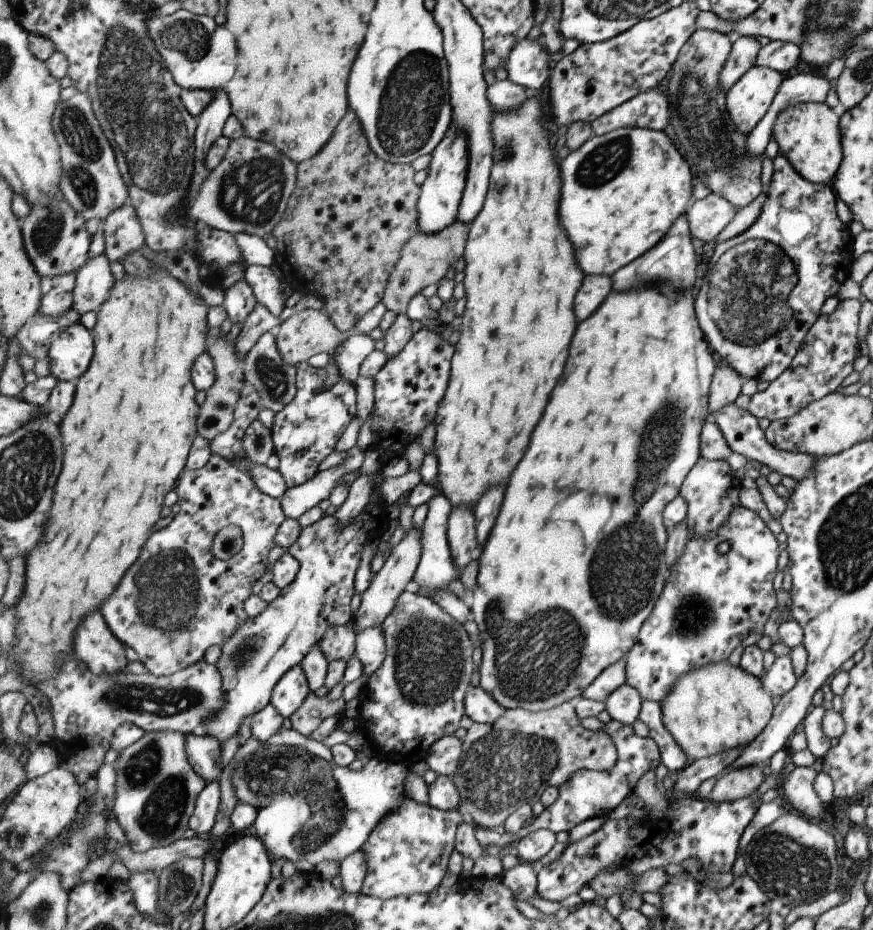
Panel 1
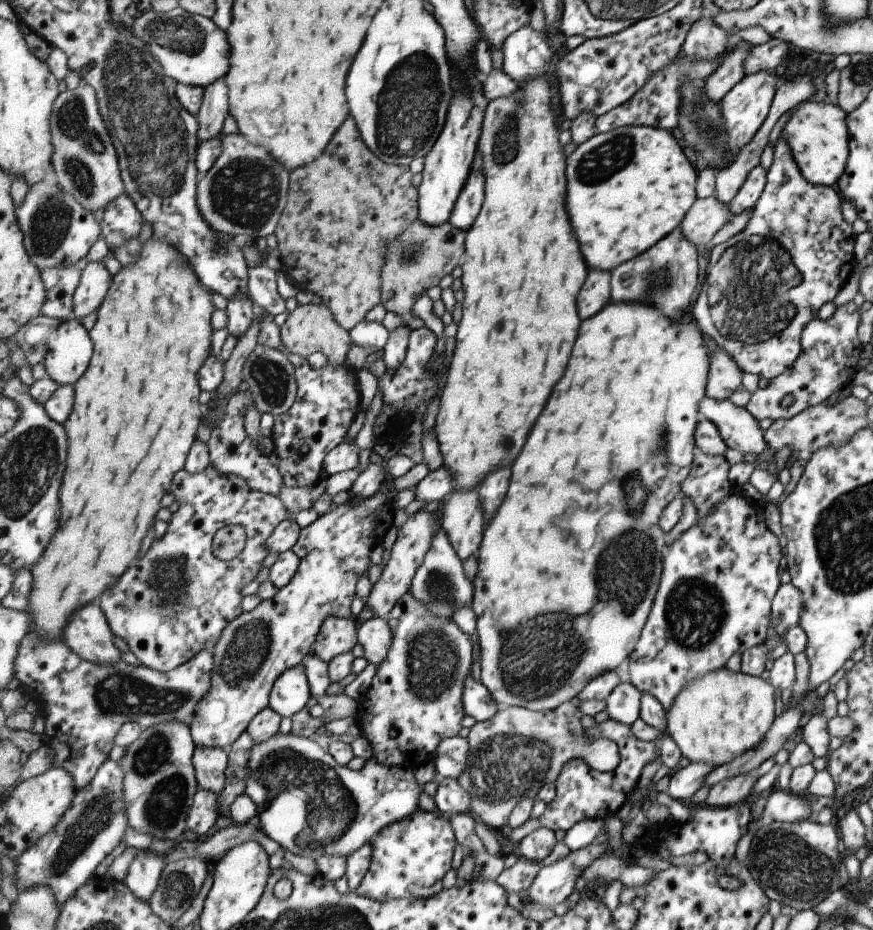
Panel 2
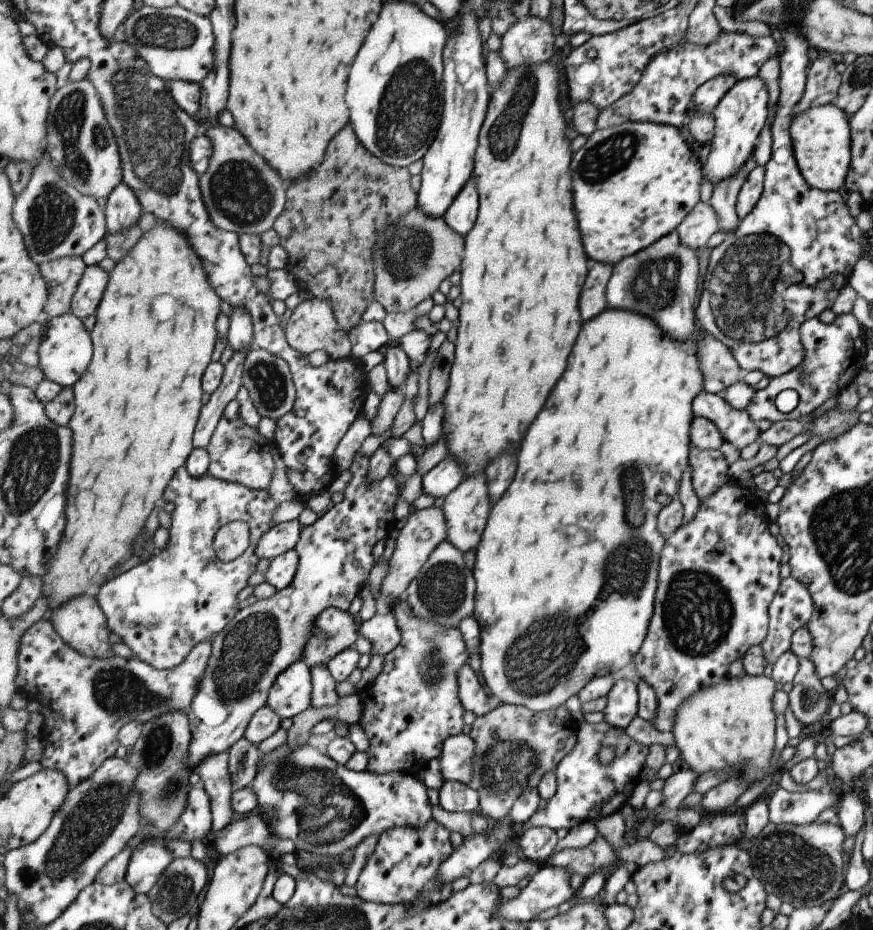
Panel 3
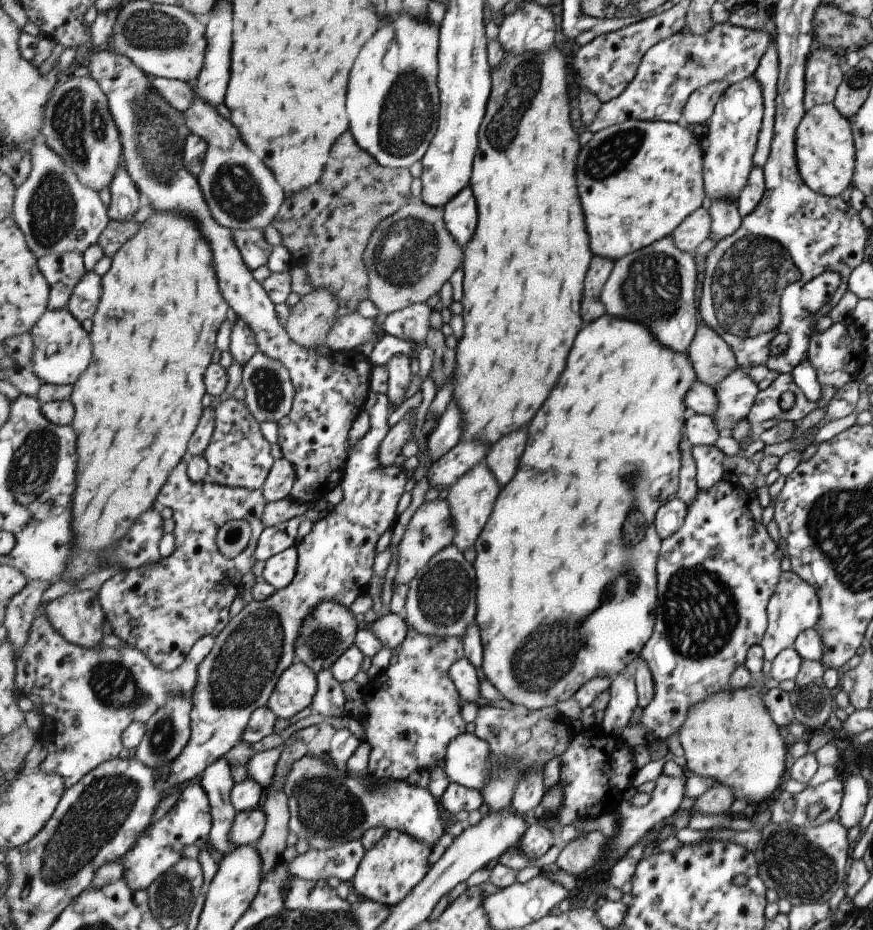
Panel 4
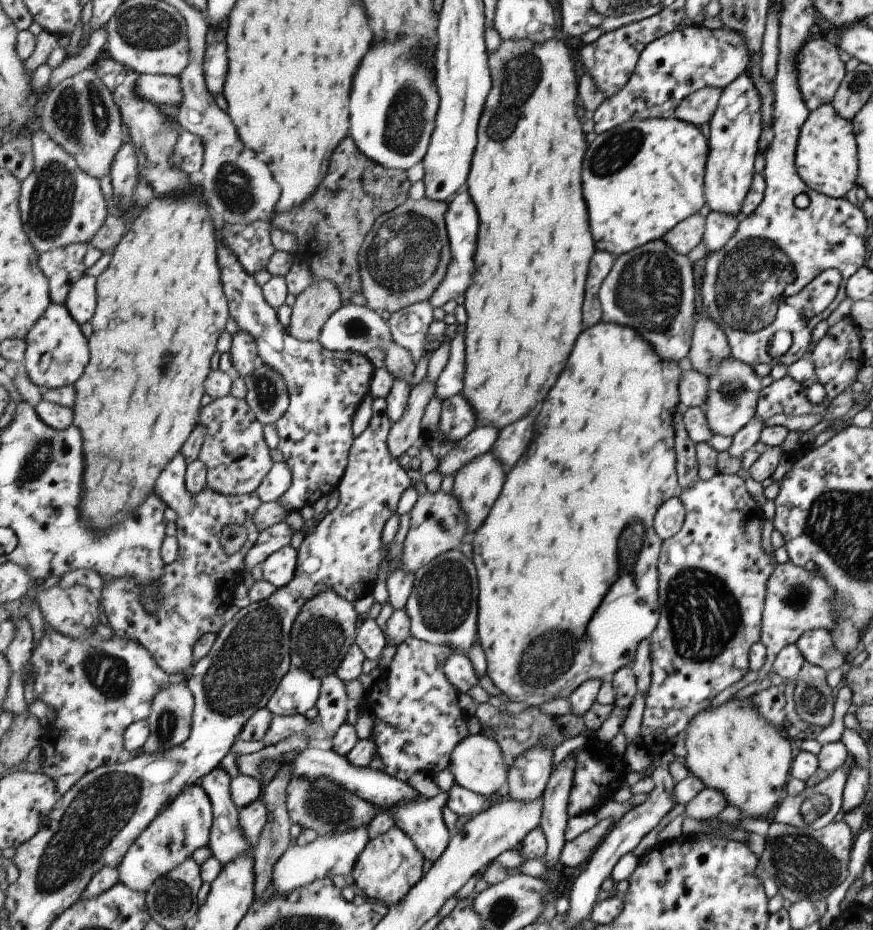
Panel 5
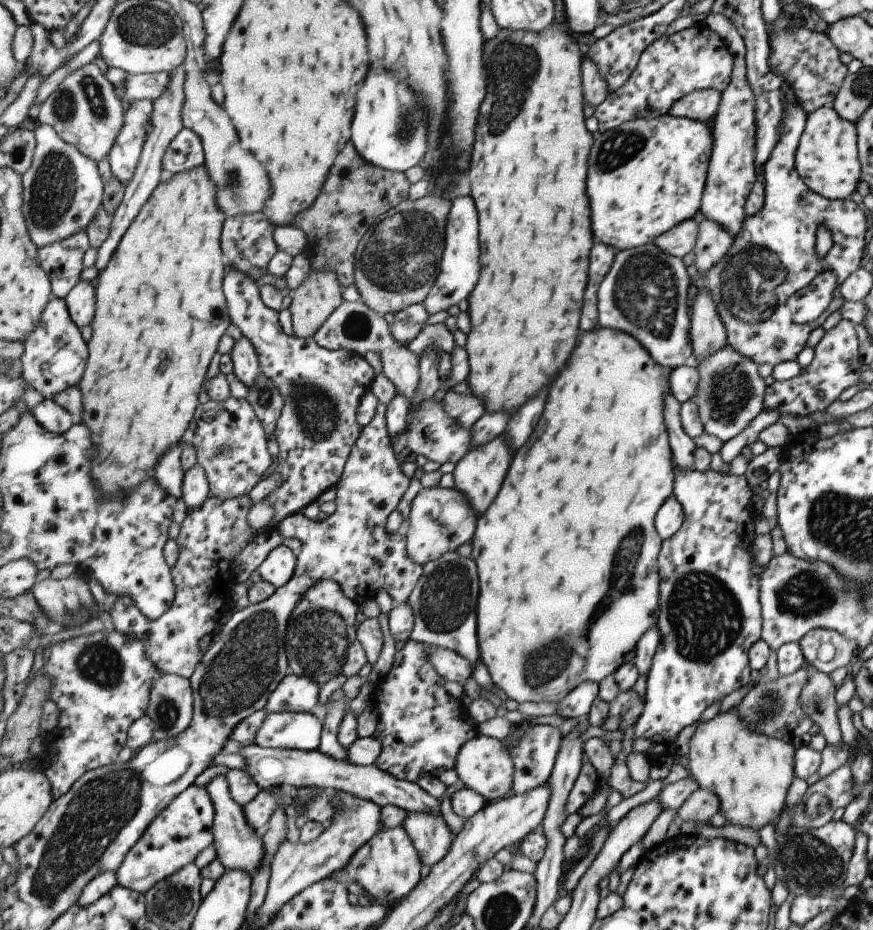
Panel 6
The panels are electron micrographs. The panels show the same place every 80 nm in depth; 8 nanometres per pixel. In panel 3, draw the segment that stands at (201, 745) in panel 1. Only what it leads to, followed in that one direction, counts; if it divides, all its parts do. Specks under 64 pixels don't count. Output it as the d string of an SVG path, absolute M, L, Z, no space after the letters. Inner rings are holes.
M227 751L205 757L195 770L196 782L208 791L212 798L212 813L215 834L219 834L233 820L232 774L230 773L230 756Z

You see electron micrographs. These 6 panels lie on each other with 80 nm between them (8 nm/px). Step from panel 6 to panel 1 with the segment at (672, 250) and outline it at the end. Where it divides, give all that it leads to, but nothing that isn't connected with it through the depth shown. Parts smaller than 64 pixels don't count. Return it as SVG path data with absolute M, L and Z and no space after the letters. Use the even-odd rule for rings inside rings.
M717 194L697 200L686 214L691 238L703 242L716 240L732 221L736 210L727 198Z

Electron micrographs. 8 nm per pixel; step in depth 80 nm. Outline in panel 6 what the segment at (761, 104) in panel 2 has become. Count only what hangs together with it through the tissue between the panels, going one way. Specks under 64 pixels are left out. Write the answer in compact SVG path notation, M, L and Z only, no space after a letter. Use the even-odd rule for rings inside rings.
M711 12L704 19L728 42L728 50L732 52L734 61L731 84L727 90L722 92L719 110L711 123L714 147L701 213L704 218L716 220L725 226L732 236L735 236L747 216L744 205L752 190L752 184L758 177L755 171L755 138L757 134L755 94L746 78L747 63L744 61L743 41L727 15Z

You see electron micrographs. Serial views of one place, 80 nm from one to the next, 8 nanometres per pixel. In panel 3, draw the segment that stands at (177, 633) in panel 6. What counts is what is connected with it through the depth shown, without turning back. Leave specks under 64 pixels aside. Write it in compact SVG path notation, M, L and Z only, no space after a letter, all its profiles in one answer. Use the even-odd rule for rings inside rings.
M181 467L176 474L177 478L173 478L163 496L165 502L174 504L170 537L165 548L162 551L155 550L149 560L140 562L119 578L107 582L97 596L112 632L127 644L137 658L148 662L157 670L173 669L179 666L197 645L212 643L243 609L244 602L239 602L239 592L249 584L251 574L257 570L260 559L257 549L262 538L279 524L274 516L281 504L268 490L256 491L241 483L218 479L210 472L194 477L186 467ZM233 521L243 521L250 526L250 545L239 558L226 563L217 558L214 540L219 529Z

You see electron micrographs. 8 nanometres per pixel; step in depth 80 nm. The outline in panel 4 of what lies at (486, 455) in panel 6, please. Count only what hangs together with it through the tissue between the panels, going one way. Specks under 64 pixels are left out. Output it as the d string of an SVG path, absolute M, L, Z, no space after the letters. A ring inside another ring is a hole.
M487 462L477 463L469 472L466 472L448 491L447 500L452 512L454 527L456 530L453 537L453 544L463 552L476 545L485 525L492 517L497 498L500 497L502 488L499 488L499 481L495 478L492 469Z

